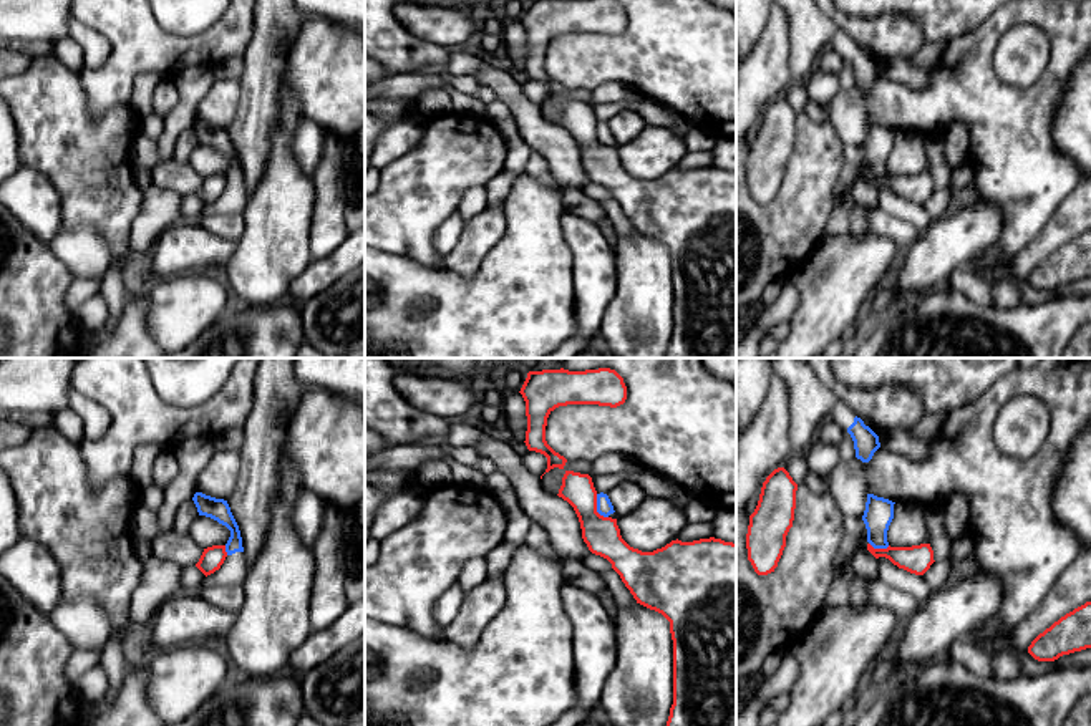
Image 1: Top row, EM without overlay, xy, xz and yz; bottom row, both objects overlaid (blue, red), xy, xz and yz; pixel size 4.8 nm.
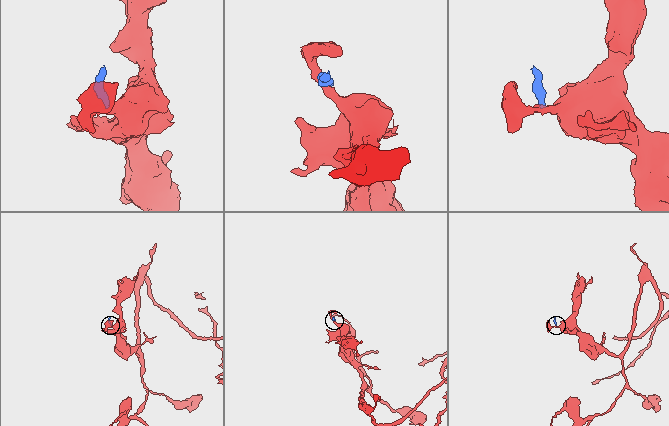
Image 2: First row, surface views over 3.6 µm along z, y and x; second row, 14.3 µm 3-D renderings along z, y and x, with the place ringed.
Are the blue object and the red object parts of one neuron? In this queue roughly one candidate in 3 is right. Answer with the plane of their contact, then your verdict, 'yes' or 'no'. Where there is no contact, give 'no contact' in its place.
contact in xz; no

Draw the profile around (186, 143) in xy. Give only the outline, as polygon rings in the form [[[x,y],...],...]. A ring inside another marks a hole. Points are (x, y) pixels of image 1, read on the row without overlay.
[[[194,129],[182,131],[176,139],[172,159],[181,164],[189,164],[189,157],[197,146],[199,146],[199,141]]]

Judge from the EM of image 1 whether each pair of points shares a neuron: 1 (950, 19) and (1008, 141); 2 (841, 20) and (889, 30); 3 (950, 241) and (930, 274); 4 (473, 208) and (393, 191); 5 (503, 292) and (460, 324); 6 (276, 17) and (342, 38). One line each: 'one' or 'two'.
1: two
2: one
3: one
4: two
5: one
6: two

